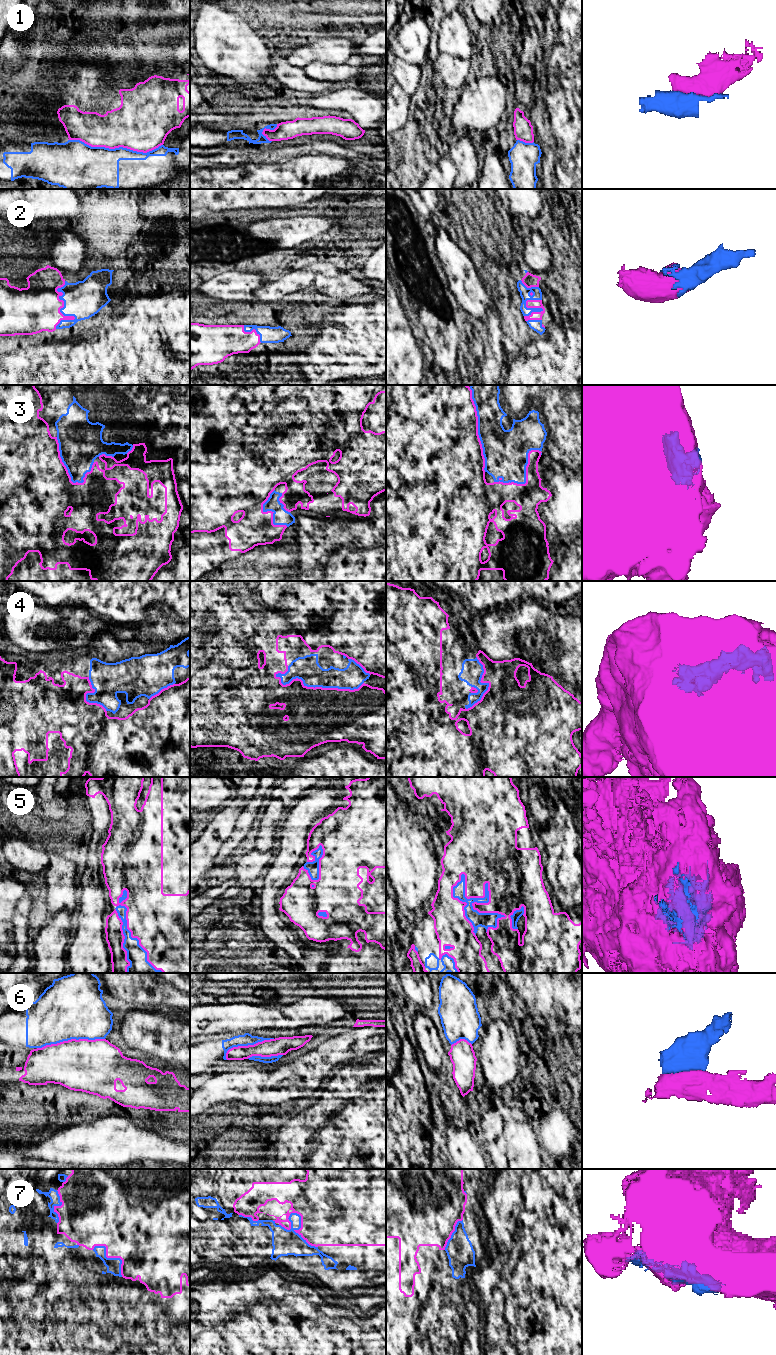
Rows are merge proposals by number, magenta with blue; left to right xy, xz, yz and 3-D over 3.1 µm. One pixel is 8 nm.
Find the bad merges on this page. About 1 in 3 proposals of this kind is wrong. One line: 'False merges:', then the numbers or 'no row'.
False merges: 1, 6

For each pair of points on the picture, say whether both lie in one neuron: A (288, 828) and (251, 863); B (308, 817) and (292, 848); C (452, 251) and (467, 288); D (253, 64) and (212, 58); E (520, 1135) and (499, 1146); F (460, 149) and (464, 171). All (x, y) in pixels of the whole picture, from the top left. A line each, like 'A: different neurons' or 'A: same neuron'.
A: different neurons
B: same neuron
C: same neuron
D: same neuron
E: different neurons
F: same neuron

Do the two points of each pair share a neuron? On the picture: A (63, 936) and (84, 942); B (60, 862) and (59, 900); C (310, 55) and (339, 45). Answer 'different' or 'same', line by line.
A: different
B: same
C: same

